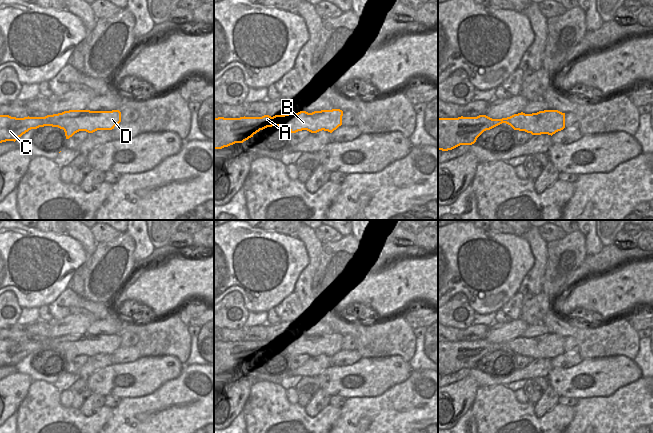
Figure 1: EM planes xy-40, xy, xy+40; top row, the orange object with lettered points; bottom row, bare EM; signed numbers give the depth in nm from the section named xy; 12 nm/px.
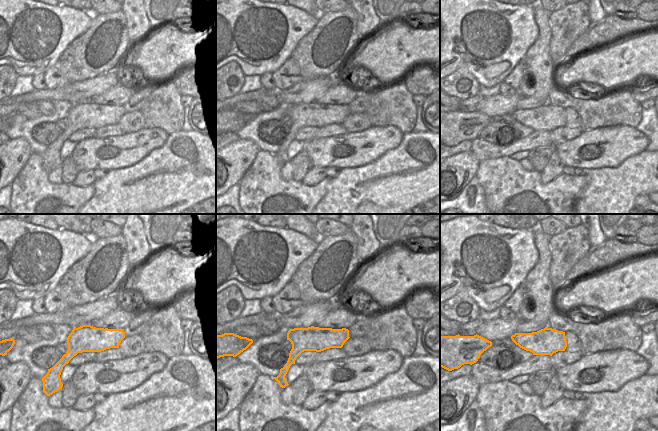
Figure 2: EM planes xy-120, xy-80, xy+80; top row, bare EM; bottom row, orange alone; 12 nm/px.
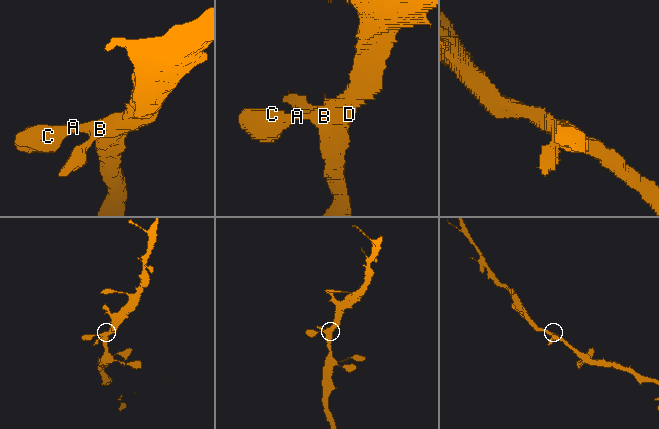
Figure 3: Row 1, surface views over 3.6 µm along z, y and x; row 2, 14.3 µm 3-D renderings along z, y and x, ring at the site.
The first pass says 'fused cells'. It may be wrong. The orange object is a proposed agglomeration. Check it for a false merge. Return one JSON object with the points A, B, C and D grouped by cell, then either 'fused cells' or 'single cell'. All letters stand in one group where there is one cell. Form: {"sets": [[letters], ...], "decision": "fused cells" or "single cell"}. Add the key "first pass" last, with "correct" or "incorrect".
{"sets": [["A", "B", "C", "D"]], "decision": "single cell", "first pass": "incorrect"}

